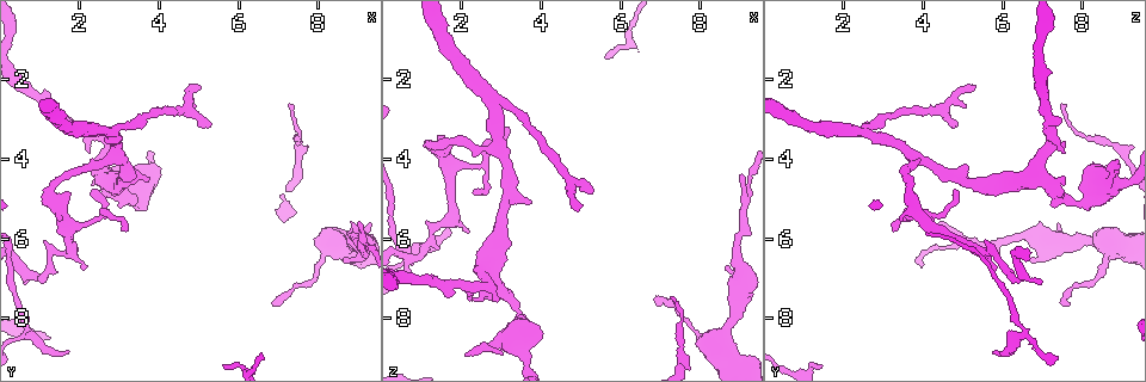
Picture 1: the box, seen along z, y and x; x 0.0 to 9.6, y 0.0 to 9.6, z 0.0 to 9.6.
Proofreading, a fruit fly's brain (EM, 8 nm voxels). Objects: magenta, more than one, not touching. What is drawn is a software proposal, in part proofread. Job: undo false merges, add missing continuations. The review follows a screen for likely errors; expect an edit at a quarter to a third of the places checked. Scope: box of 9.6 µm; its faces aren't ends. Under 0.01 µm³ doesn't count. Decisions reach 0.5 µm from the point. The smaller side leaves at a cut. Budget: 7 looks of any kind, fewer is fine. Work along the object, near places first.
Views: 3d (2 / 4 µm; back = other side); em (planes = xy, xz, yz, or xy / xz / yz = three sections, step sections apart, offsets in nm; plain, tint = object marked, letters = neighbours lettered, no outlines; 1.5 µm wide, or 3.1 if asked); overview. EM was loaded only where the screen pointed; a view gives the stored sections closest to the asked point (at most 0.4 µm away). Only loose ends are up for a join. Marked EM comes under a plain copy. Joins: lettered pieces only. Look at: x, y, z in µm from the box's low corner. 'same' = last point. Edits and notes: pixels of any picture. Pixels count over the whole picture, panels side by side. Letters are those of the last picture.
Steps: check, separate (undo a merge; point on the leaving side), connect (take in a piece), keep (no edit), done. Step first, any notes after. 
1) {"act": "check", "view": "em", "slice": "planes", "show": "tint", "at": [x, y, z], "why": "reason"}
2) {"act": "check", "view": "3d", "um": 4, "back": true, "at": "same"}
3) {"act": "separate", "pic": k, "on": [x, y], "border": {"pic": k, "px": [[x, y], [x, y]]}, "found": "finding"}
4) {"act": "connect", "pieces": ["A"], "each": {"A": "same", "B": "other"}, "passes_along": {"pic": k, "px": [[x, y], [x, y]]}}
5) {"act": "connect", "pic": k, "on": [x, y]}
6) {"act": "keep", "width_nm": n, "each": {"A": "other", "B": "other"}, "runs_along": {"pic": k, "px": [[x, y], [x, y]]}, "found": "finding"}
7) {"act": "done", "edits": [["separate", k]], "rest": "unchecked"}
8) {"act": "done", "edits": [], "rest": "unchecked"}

{"act": "check", "view": "em", "slice": "xy", "step": 8, "show": "letters", "at": [8.70, 6.50, 6.70], "why": "thick end"}

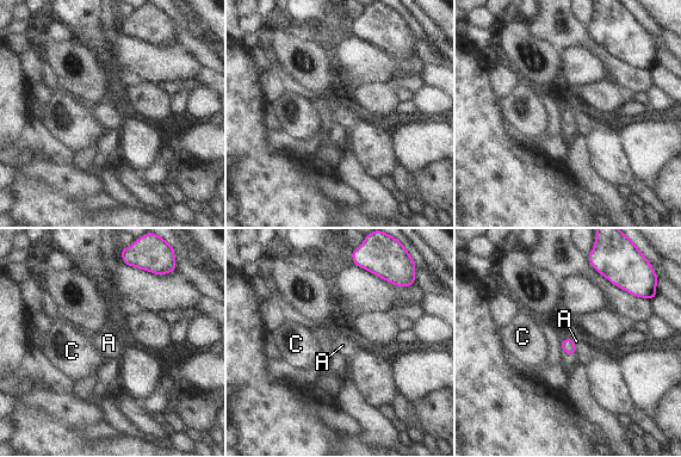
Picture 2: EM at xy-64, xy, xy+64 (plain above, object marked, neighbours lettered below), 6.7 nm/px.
{"act": "check", "view": "em", "slice": "planes", "show": "letters", "at": "same"}

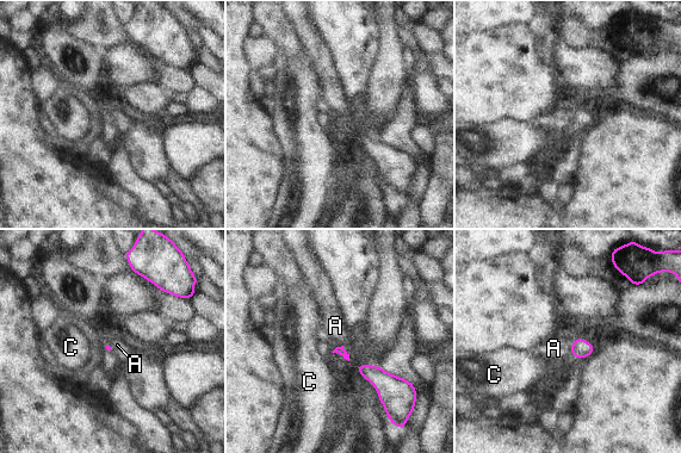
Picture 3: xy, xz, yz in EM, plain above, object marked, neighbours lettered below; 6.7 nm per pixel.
{"act": "keep", "each": {"A": "other", "C": "other"}, "border": {"pic": 3, "px": [[573, 341], [570, 352]]}, "found": "no lettered piece goes on from it"}

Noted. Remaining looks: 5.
{"act": "check", "view": "em", "slice": "planes", "show": "letters", "at": [5.30, 3.05, 4.75], "why": "free end"}

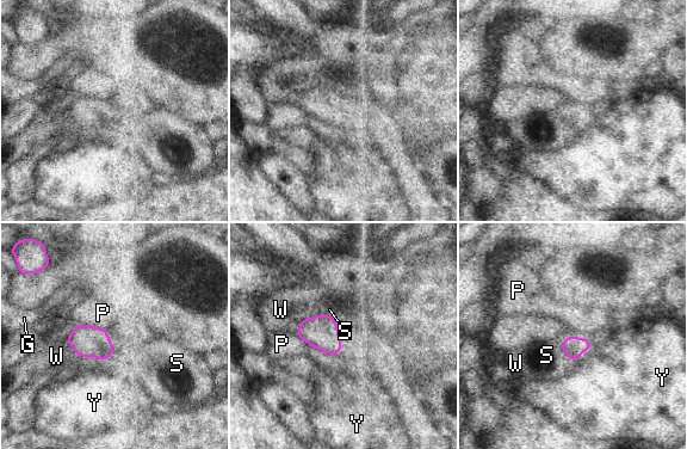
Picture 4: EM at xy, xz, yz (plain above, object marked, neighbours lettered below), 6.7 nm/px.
{"act": "keep", "each": {"G": "other", "P": "other", "S": "other", "W": "other", "Y": "other"}, "border": {"pic": 4, "px": [[106, 331], [76, 325], [66, 340]]}, "found": "none of them fits"}

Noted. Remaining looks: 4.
{"act": "check", "view": "3d", "um": 4, "at": [2.10, 4.15, 9.00], "why": "free end"}

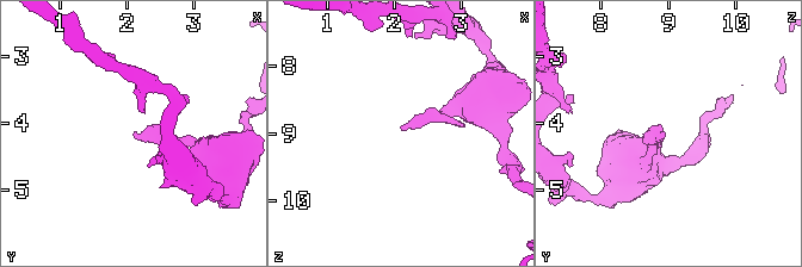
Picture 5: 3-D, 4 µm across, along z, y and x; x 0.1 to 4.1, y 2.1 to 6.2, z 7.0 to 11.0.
{"act": "check", "view": "em", "slice": "xz", "step": 4, "show": "tint", "at": [2.10, 4.20, 8.95], "why": "need the tissue"}

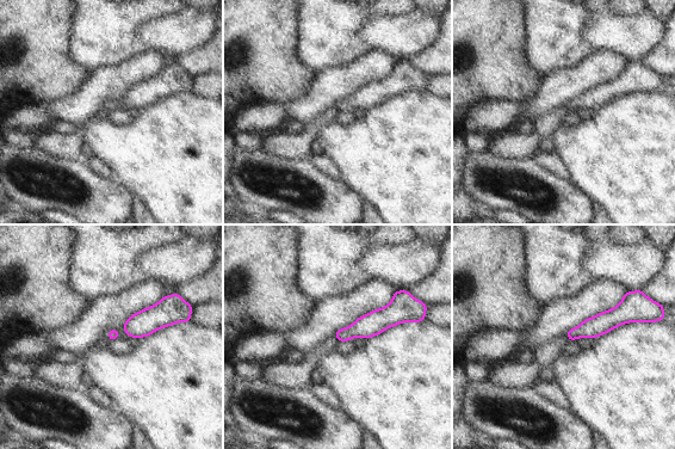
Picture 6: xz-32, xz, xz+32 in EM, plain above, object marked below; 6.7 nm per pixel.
{"act": "check", "view": "em", "slice": "planes", "show": "letters", "at": "same", "why": "cut it another way"}

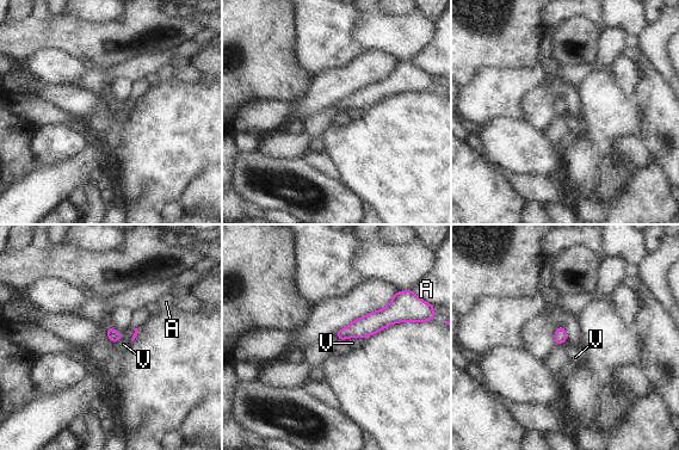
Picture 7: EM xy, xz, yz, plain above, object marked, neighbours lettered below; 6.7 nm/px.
{"act": "keep", "each": {"A": "other", "V": "other"}, "found": "no lettered piece goes on from it"}

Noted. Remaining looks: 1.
{"act": "done", "edits": [], "rest": "unchecked"}

